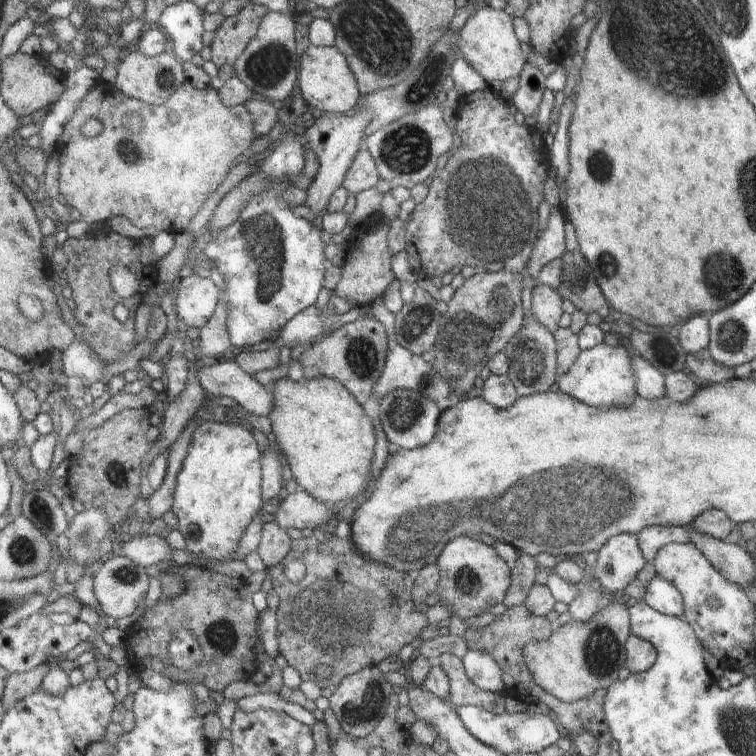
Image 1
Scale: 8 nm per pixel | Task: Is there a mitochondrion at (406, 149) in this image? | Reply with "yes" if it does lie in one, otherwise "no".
yes

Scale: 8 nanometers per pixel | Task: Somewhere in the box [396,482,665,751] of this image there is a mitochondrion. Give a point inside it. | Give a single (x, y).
(601, 651)

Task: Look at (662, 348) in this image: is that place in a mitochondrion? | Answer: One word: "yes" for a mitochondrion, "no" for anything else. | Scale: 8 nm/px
yes

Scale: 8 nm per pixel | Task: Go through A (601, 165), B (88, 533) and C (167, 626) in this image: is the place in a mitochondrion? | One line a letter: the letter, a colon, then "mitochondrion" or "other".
A: mitochondrion
B: mitochondrion
C: other

